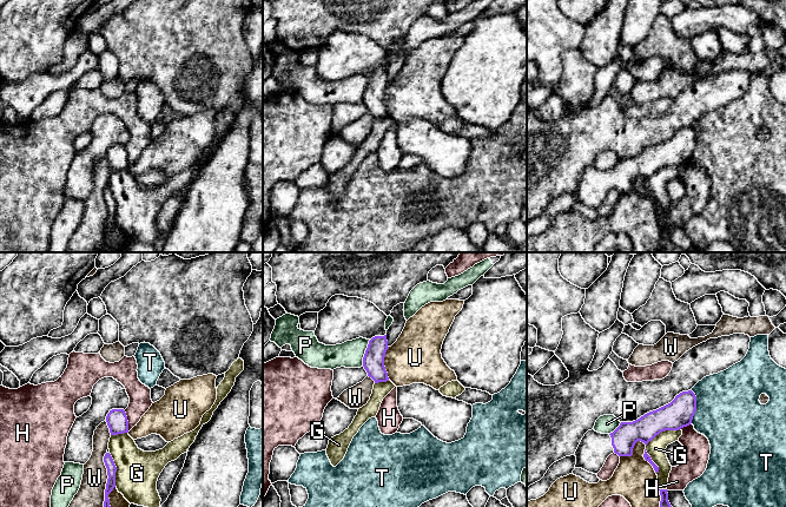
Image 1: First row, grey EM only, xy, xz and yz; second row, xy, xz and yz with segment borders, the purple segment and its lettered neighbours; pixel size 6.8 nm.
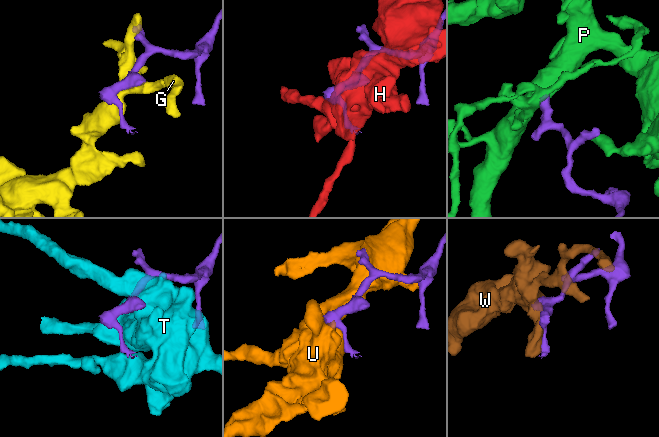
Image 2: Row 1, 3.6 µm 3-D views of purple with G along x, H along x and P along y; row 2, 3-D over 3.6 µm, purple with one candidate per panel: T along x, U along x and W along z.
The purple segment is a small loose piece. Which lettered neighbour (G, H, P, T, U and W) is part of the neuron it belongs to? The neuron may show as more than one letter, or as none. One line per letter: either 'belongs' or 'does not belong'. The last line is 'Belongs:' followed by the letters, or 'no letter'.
G: does not belong
H: does not belong
P: does not belong
T: does not belong
U: does not belong
W: does not belong
Belongs: no letter

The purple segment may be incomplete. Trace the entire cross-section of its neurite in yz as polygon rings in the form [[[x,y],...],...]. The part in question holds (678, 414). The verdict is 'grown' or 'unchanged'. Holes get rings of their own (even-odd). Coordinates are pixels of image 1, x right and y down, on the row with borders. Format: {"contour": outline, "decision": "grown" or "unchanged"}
{"contour": [[[688,390],[676,395],[671,403],[633,422],[621,422],[610,434],[588,430],[575,452],[575,468],[597,474],[610,454],[632,456],[638,441],[647,446],[661,432],[679,430],[689,426],[695,410],[696,396]]], "decision": "grown"}

